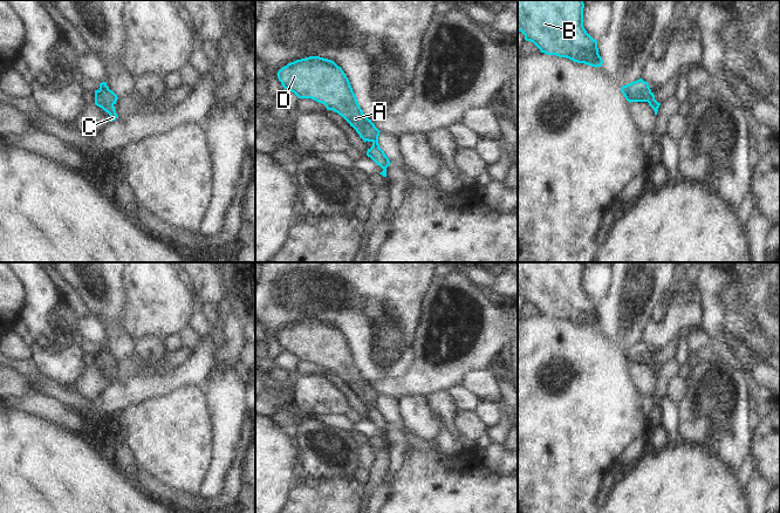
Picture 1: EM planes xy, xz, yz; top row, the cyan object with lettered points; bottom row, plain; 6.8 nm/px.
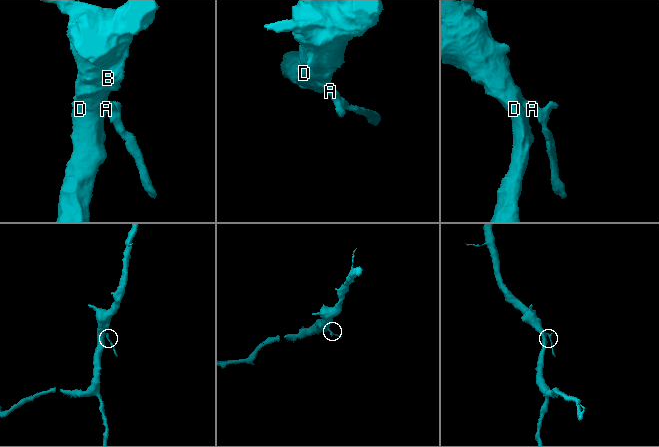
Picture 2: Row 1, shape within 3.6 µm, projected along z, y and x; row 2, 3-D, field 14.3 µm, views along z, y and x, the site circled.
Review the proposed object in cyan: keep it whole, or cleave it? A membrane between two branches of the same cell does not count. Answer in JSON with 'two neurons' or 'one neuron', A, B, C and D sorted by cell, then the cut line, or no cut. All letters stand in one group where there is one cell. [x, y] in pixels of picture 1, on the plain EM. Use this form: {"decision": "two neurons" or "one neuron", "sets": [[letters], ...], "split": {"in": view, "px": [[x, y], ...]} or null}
{"decision": "one neuron", "sets": [["A", "B", "C", "D"]], "split": null}

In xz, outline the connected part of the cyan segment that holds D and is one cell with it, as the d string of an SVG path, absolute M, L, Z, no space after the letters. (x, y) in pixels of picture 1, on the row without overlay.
M320 319L296 322L278 334L278 341L285 351L299 361L312 361L342 378L353 389L364 405L371 404L367 418L370 419L386 439L390 423L379 410L379 392L362 374L350 344L341 329L334 323Z

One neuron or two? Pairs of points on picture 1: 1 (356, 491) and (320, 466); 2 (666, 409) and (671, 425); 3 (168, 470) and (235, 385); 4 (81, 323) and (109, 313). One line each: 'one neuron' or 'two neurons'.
1: two neurons
2: one neuron
3: two neurons
4: two neurons

